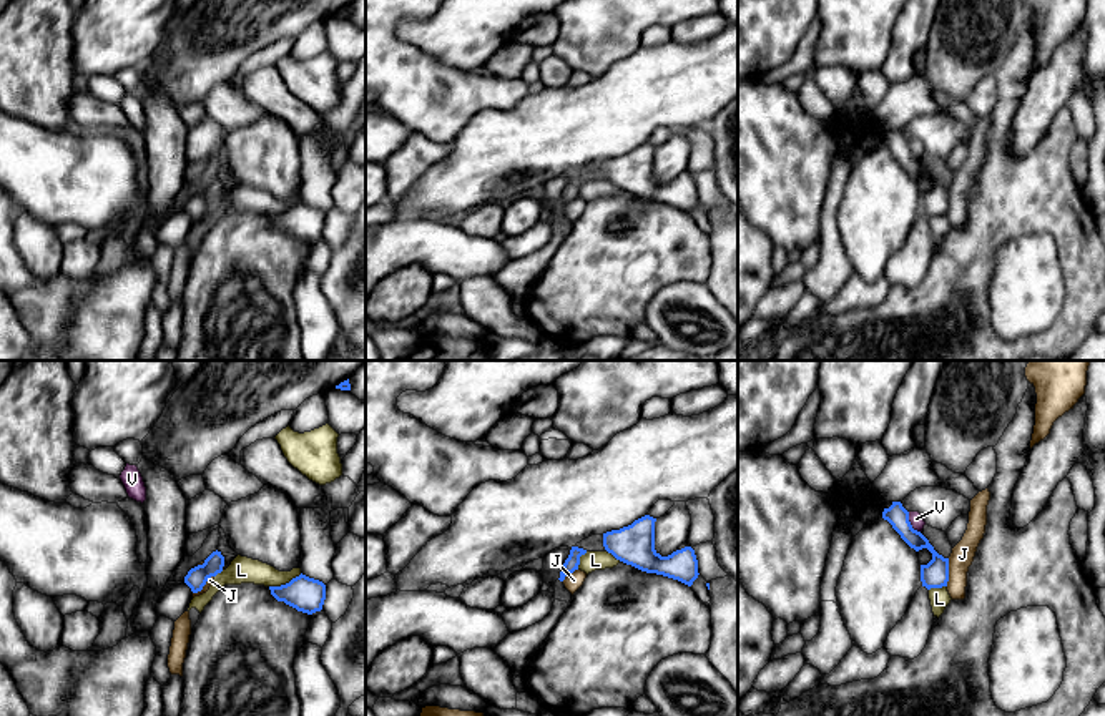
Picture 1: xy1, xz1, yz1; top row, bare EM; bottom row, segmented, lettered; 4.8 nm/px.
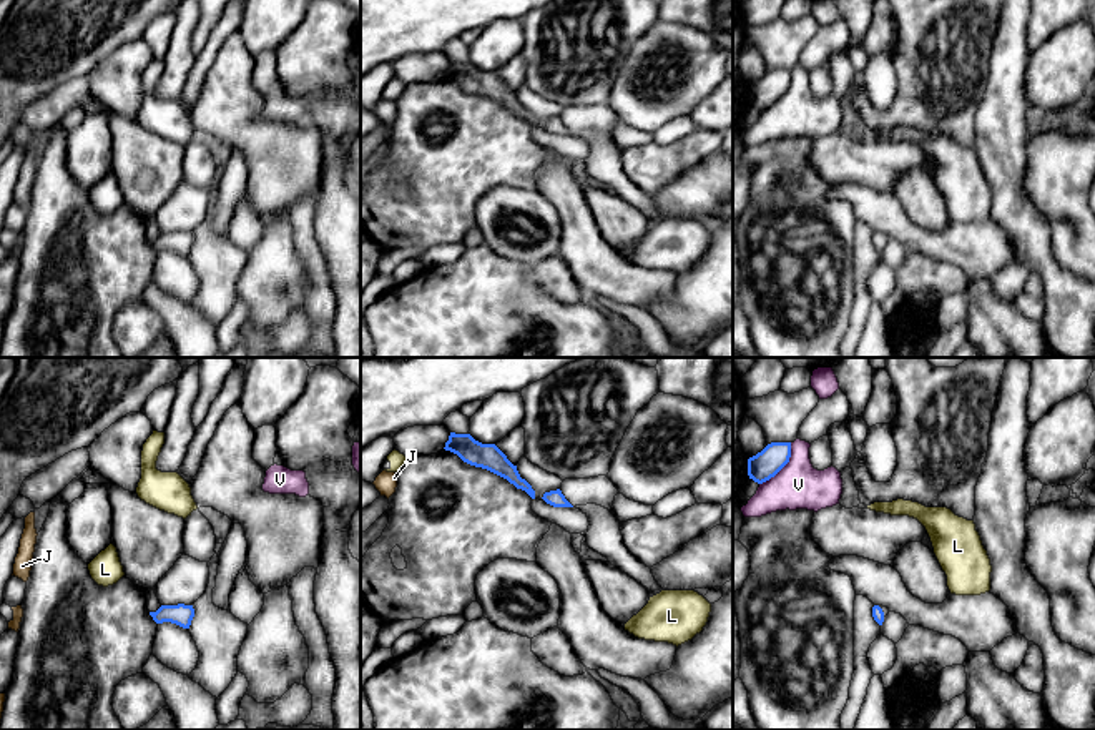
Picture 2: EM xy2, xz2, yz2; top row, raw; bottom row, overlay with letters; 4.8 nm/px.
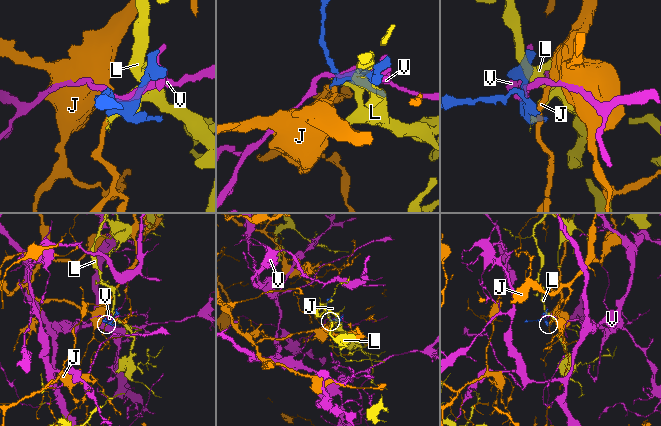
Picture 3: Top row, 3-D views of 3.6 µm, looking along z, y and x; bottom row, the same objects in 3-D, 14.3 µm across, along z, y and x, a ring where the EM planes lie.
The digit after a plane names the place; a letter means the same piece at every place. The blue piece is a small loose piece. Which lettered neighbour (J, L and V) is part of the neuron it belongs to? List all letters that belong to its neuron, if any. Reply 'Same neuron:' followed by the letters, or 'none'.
Same neuron: none

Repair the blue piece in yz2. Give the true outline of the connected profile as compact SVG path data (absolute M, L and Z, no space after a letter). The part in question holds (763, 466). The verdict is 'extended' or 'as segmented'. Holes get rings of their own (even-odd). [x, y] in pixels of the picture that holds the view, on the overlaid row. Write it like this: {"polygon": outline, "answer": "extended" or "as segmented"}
{"polygon": "M771 442L748 459L748 476L758 484L774 477L791 457L791 442Z", "answer": "as segmented"}

